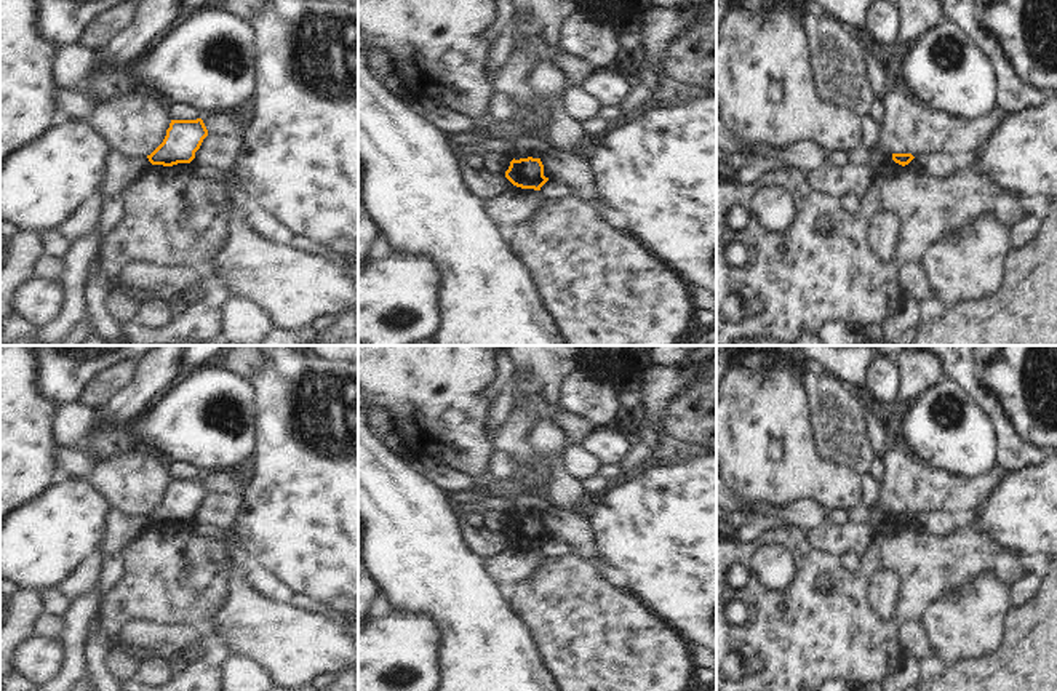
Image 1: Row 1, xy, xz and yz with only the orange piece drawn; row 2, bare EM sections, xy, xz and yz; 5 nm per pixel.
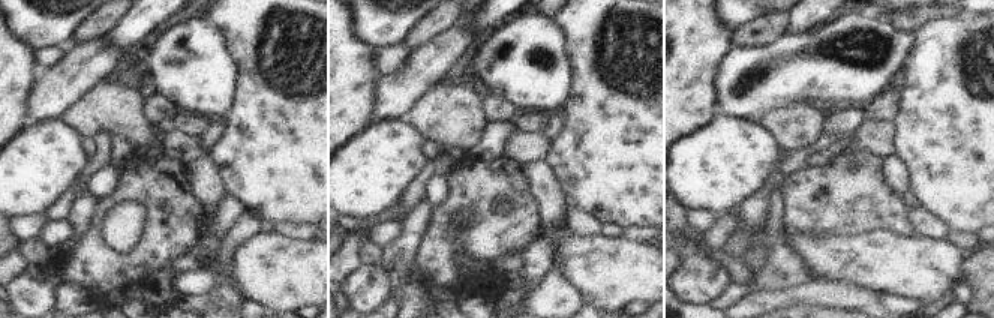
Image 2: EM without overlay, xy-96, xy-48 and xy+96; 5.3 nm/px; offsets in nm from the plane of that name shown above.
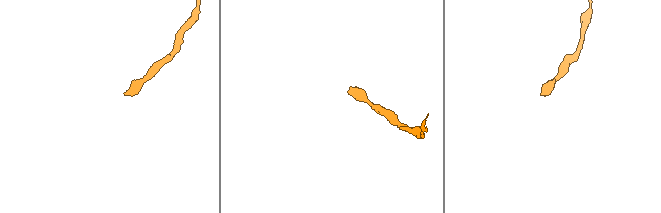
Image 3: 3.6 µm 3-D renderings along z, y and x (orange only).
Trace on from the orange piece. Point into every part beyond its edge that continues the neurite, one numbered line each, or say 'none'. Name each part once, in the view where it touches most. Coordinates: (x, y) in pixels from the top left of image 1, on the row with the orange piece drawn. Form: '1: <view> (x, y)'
none.

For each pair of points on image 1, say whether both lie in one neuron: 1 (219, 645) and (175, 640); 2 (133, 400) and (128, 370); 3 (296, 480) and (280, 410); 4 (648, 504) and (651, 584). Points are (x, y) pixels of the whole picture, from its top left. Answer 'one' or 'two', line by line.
1: two
2: two
3: one
4: one

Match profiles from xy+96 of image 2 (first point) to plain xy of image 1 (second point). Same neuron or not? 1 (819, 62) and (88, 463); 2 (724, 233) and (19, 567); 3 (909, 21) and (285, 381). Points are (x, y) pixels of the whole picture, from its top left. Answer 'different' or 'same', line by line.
1: different
2: different
3: different

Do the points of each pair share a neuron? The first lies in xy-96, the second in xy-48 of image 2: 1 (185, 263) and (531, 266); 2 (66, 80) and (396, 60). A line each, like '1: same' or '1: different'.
1: different
2: different

